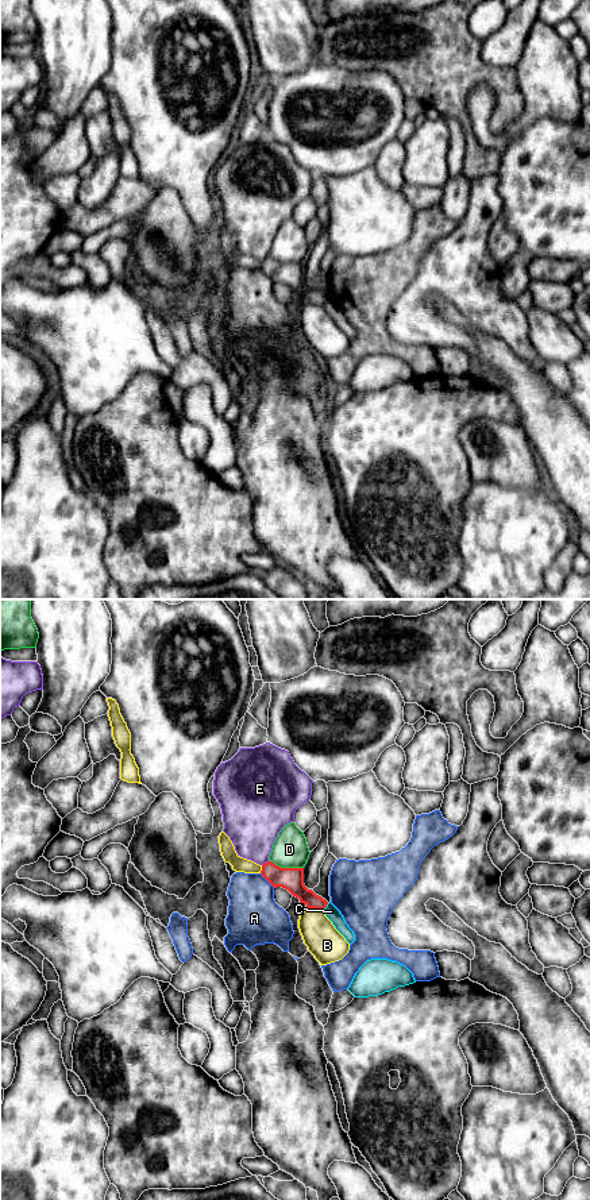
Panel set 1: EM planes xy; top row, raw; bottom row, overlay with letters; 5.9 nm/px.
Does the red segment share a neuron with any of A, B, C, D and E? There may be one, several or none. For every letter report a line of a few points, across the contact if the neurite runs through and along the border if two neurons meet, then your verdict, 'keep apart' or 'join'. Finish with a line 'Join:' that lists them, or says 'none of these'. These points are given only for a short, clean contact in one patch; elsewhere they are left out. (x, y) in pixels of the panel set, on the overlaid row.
A: keep apart
B: keep apart
C: line xy (328, 903), (322, 910); keep apart
D: keep apart
E: keep apart
Join: none of these

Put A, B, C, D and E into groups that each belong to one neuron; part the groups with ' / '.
A / B / C / D / E

